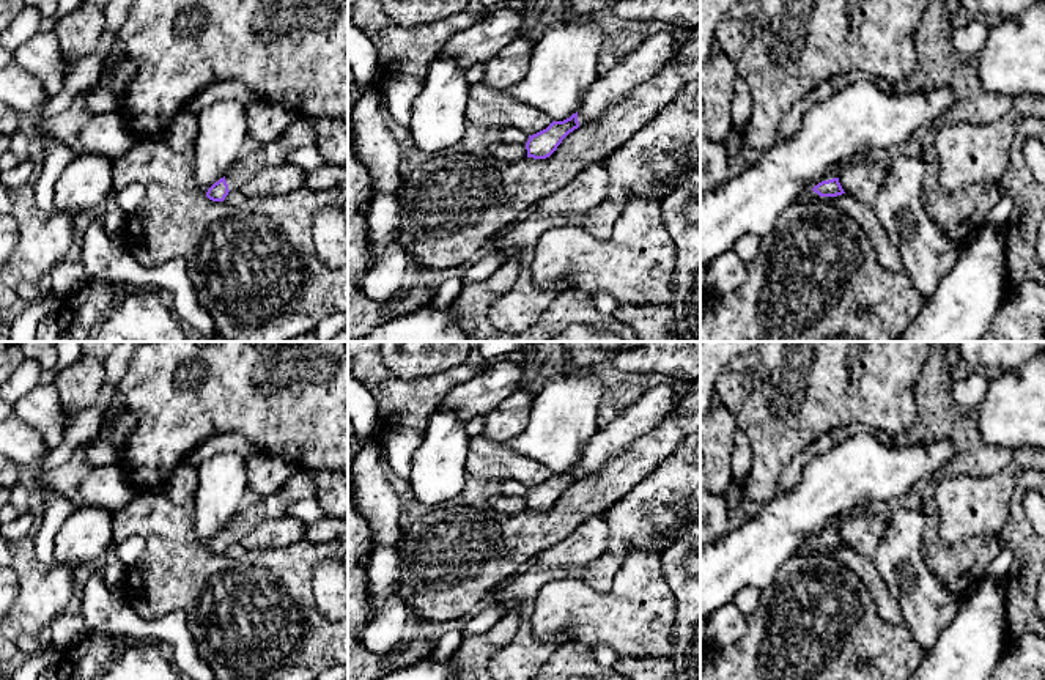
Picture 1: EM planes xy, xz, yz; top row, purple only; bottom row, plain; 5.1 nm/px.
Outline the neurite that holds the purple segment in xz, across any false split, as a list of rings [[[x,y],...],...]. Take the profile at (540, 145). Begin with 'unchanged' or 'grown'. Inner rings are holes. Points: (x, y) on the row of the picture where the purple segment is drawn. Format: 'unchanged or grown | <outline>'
grown | [[[670,28],[655,33],[630,55],[589,87],[581,109],[563,121],[552,121],[546,129],[529,135],[526,143],[527,157],[549,157],[562,140],[574,129],[585,126],[604,115],[609,105],[615,104],[636,87],[652,80],[658,71],[675,61],[683,41],[670,35]]]

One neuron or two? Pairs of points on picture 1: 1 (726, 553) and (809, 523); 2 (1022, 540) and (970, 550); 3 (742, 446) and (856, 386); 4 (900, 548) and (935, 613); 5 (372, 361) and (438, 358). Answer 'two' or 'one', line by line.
1: one
2: two
3: two
4: one
5: two

